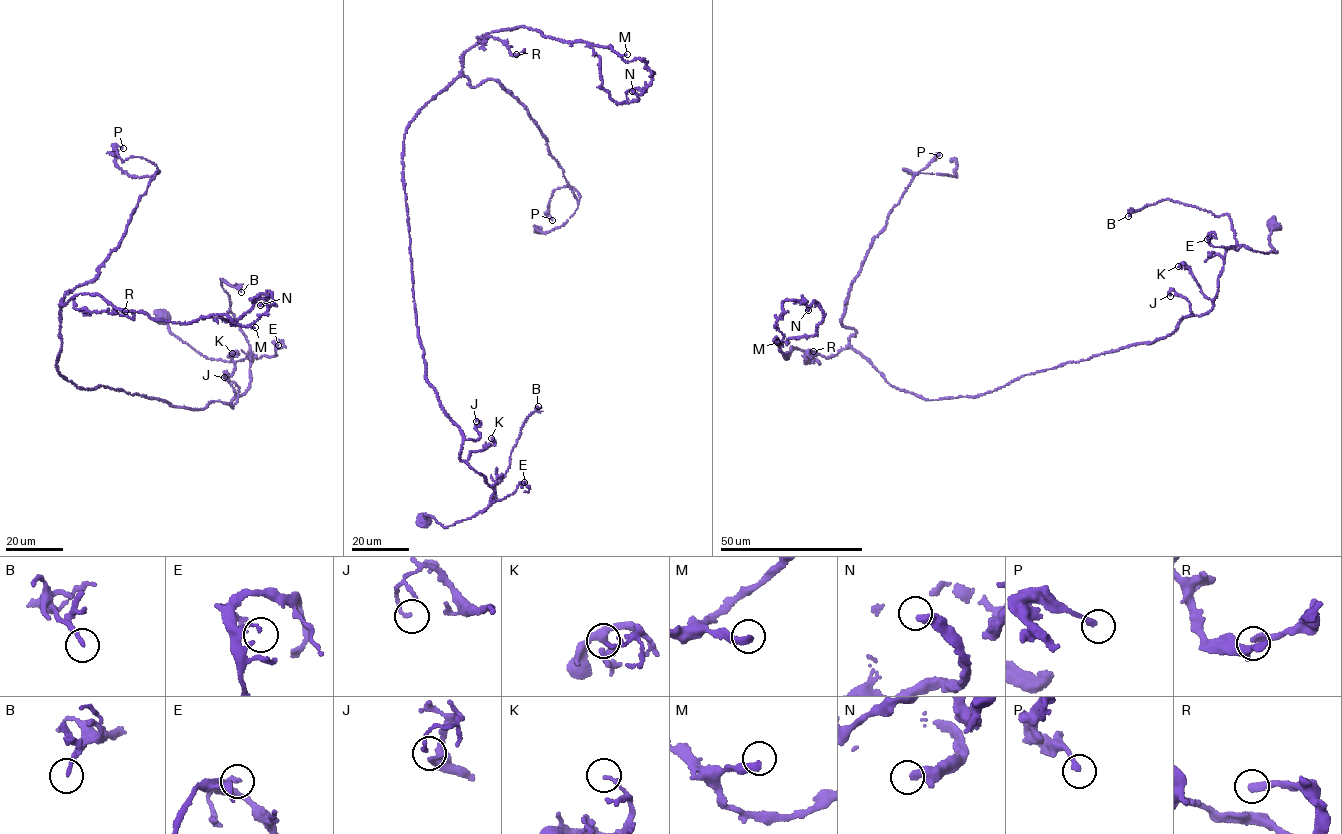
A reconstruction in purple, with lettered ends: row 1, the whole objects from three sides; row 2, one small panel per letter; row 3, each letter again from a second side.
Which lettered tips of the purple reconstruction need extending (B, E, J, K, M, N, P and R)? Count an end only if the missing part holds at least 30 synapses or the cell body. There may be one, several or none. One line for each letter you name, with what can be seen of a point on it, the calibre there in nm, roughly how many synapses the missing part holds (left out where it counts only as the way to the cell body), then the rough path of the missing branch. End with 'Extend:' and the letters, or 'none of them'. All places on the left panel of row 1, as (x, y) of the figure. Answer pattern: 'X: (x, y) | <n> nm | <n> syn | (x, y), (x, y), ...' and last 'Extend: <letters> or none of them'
Extend: none of them

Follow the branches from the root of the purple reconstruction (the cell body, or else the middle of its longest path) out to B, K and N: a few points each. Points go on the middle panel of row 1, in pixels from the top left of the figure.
B: (423, 519), (431, 515), (447, 527), (495, 501), (495, 485), (509, 467), (521, 428), (538, 406)
K: (423, 519), (431, 515), (447, 527), (488, 506), (493, 490), (467, 459), (470, 452), (493, 445), (491, 438)
N: (423, 519), (494, 492), (425, 375), (406, 126), (522, 26), (632, 91)

